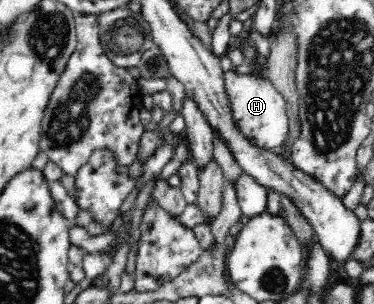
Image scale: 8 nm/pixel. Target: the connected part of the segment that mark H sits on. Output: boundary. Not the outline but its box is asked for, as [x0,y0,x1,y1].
[224,70,289,150]

